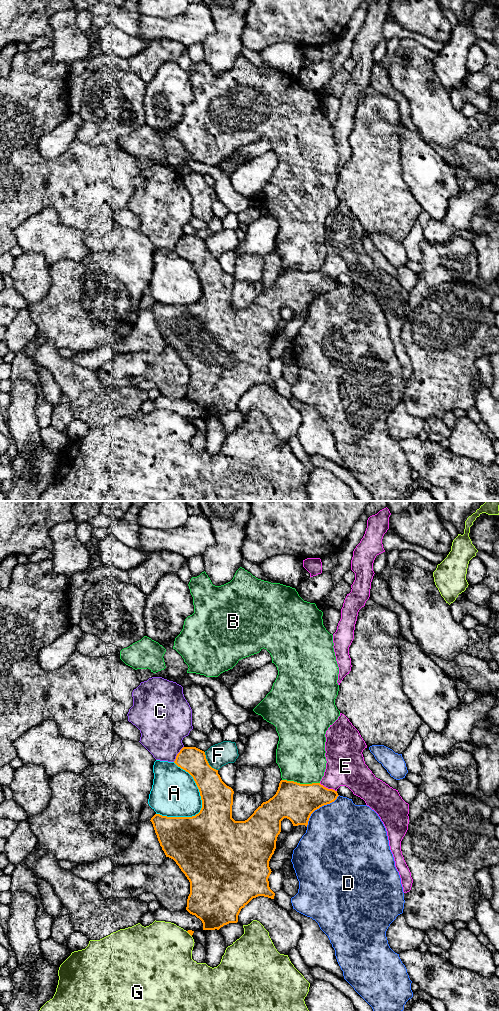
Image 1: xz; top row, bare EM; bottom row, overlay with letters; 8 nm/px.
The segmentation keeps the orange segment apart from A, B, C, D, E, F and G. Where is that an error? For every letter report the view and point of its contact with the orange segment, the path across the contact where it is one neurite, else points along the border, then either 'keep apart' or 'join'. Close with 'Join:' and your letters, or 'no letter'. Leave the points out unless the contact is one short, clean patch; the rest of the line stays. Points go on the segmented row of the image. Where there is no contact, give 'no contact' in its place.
A: xz (197, 786) | keep apart
B: xz (301, 784) | keep apart
C: xz (177, 754) | keep apart
D: xz (319, 807) | keep apart
E: xz (327, 788) | along xz (319, 783), (336, 791) | keep apart
F: xz (207, 762) | keep apart
G: xz (189, 933) | keep apart
Join: no letter

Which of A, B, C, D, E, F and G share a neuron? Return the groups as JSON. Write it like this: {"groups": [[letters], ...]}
{"groups": [["A"], ["B"], ["C"], ["D"], ["E"], ["F"], ["G"]]}

